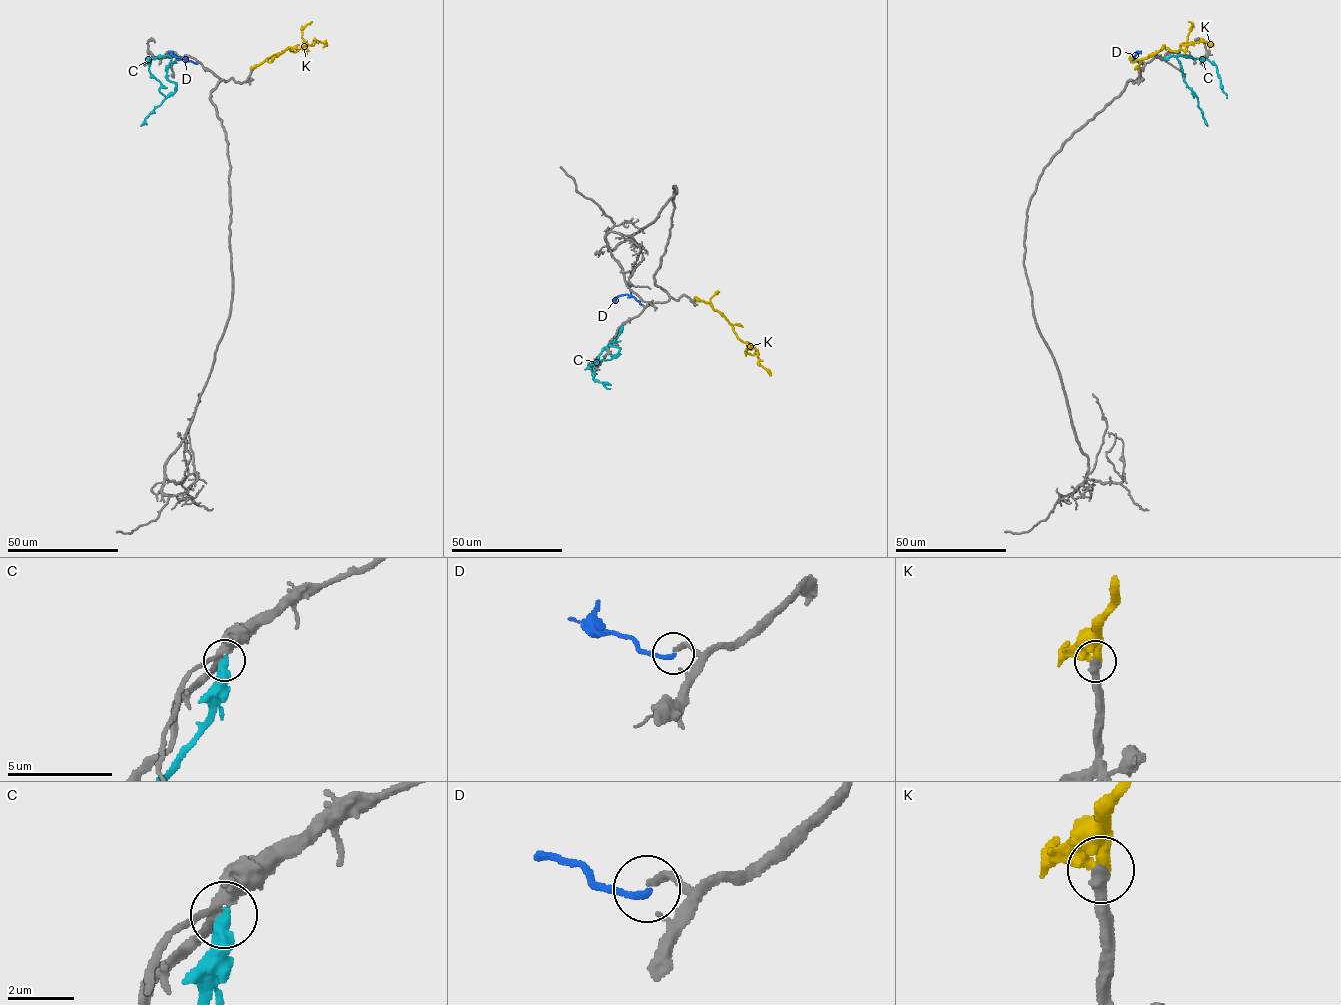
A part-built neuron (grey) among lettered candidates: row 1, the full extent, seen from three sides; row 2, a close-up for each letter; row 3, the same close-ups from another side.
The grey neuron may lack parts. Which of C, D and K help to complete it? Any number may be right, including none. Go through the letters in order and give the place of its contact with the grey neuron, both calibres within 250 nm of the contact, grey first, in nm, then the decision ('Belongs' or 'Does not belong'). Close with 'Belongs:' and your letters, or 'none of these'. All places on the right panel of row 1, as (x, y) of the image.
C: Touches grey at (1164, 57). Thickness 300 nm (grey) against 480 nm. Does not belong
D: Touches grey at (1142, 63). Thickness 220 nm (grey) against 240 nm. Belongs
K: Touches grey at (1138, 69). Thickness 360 nm (grey) against 550 nm. Belongs
Belongs: D, K

